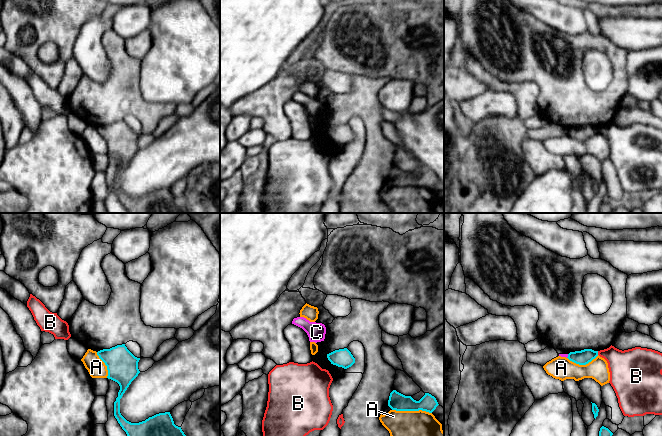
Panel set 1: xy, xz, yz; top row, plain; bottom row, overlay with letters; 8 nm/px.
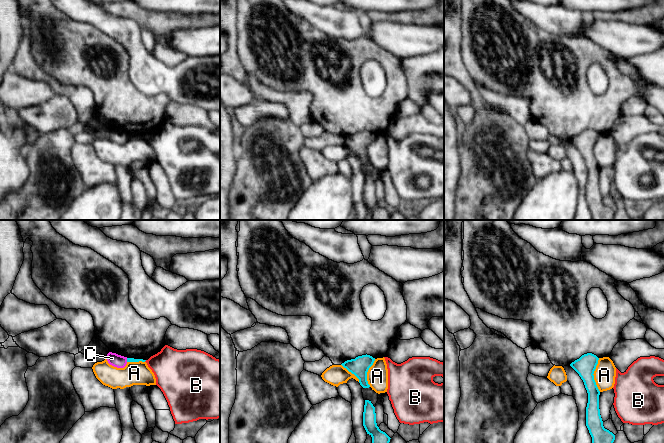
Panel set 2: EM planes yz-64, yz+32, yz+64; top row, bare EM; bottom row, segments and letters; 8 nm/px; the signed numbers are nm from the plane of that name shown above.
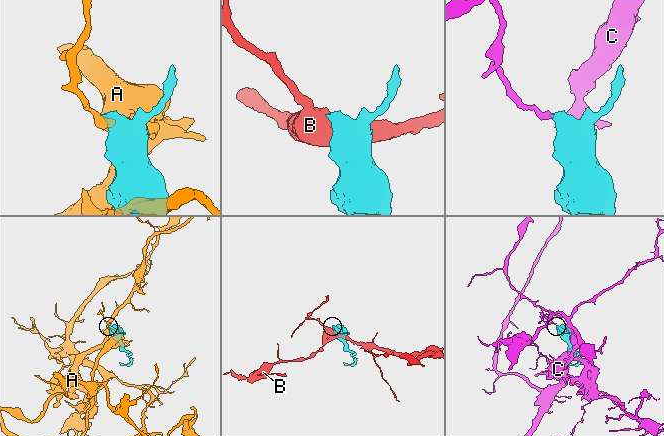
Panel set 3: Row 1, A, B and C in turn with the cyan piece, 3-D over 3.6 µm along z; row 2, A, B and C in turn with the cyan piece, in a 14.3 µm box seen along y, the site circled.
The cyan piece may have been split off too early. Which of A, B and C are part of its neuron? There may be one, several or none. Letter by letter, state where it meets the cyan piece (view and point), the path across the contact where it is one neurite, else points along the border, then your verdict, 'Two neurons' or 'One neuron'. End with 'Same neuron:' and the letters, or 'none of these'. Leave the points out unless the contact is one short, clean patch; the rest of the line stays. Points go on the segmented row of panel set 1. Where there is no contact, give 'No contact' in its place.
A: Touches cyan at xz (412, 410). Two neurons
B: Touches cyan at yz (597, 353). Two neurons
C: Touches cyan at yz (568, 356). Boundary: yz (568, 354), (566, 357). Two neurons
Same neuron: none of these

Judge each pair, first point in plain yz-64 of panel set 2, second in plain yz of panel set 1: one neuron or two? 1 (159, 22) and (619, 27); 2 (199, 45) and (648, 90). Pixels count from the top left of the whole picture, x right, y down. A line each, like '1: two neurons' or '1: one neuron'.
1: two neurons
2: two neurons

